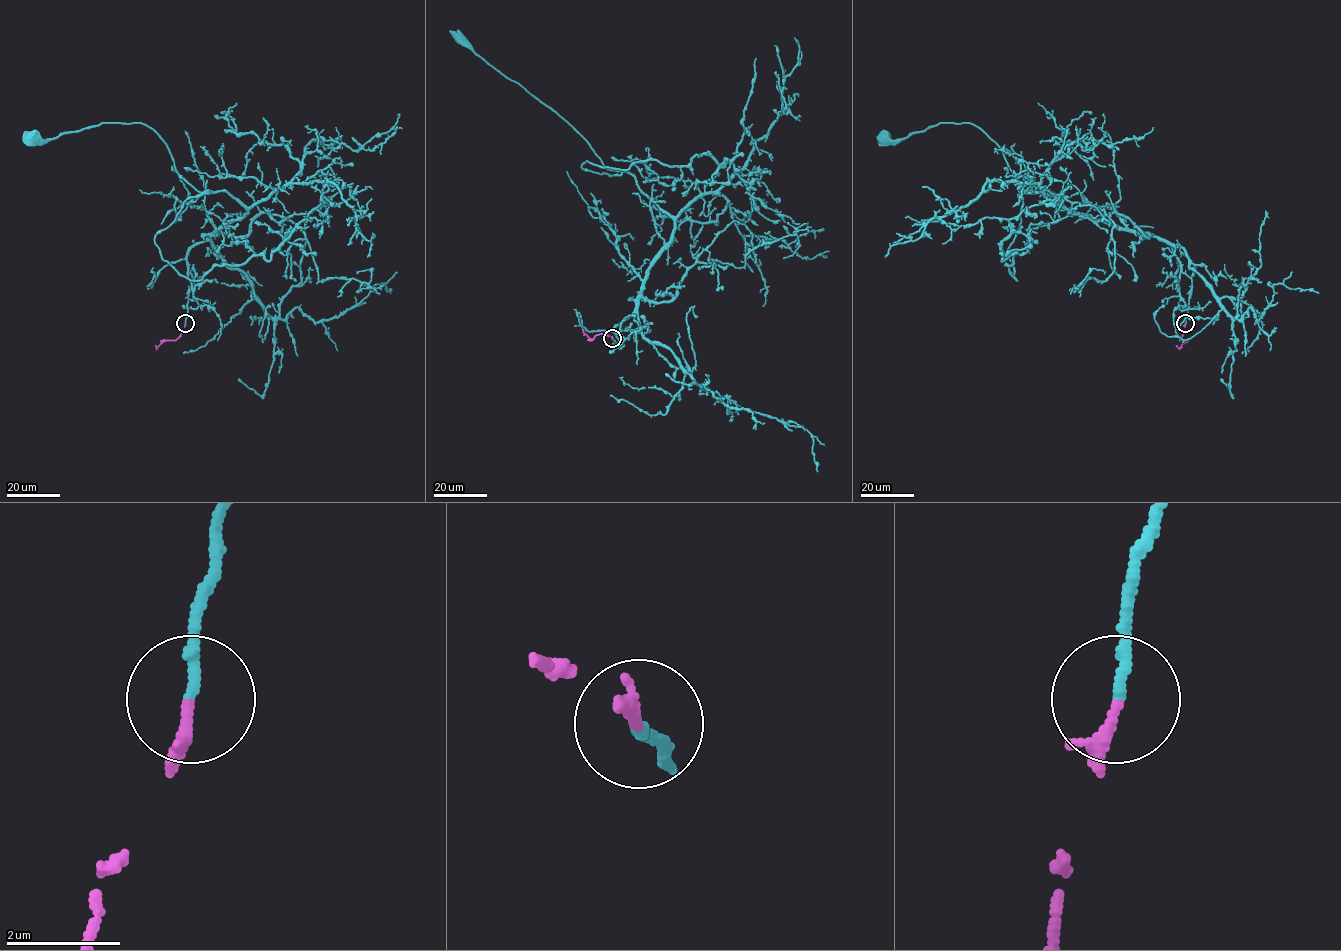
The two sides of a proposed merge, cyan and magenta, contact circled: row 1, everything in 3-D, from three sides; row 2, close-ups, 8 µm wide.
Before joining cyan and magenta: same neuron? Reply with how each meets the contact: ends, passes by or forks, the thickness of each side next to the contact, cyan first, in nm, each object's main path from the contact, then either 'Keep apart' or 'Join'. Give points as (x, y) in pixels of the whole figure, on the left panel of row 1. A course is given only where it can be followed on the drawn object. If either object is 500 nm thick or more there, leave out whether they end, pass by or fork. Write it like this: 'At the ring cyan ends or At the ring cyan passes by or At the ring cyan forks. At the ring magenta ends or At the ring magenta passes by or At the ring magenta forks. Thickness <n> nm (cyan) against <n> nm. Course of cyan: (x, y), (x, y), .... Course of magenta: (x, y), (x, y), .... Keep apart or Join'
At the ring cyan ends. At the ring magenta passes by. Thickness 180 nm (cyan) against 140 nm. Course of cyan: (185, 323), (193, 279), (187, 255), (247, 210), (226, 192), (197, 191), (143, 124), (32, 139). Course of magenta: (185, 323), (178, 338), (164, 340), (157, 348), (155, 345). Join

